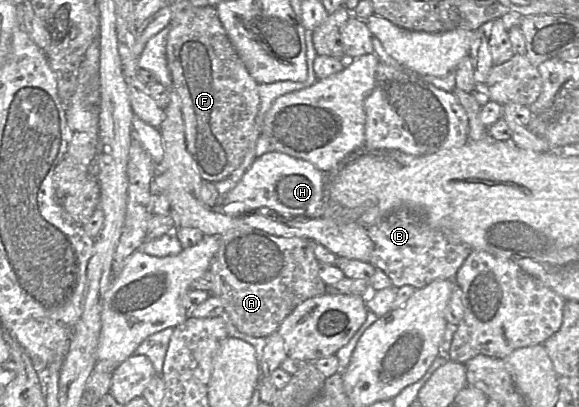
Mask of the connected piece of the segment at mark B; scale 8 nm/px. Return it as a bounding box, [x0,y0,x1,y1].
[367,208,472,289]

